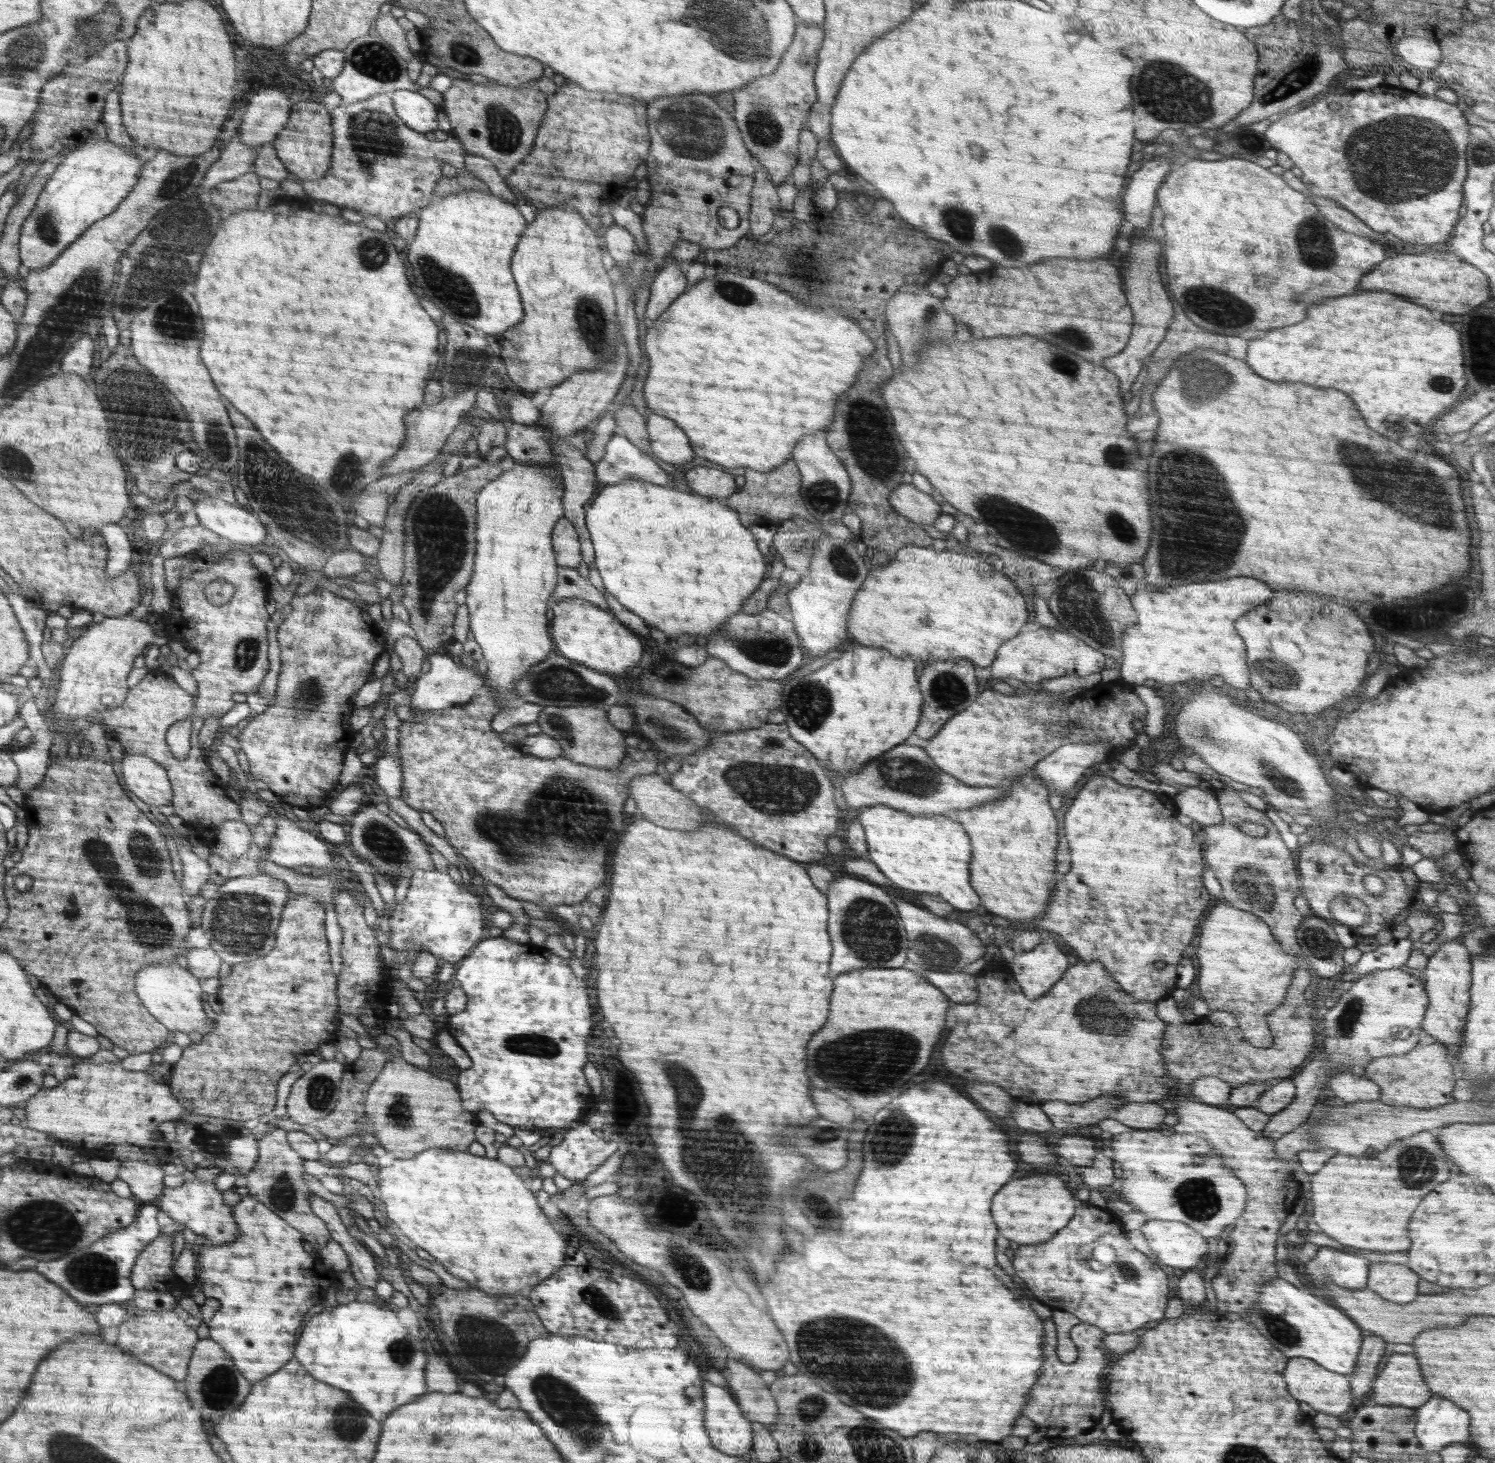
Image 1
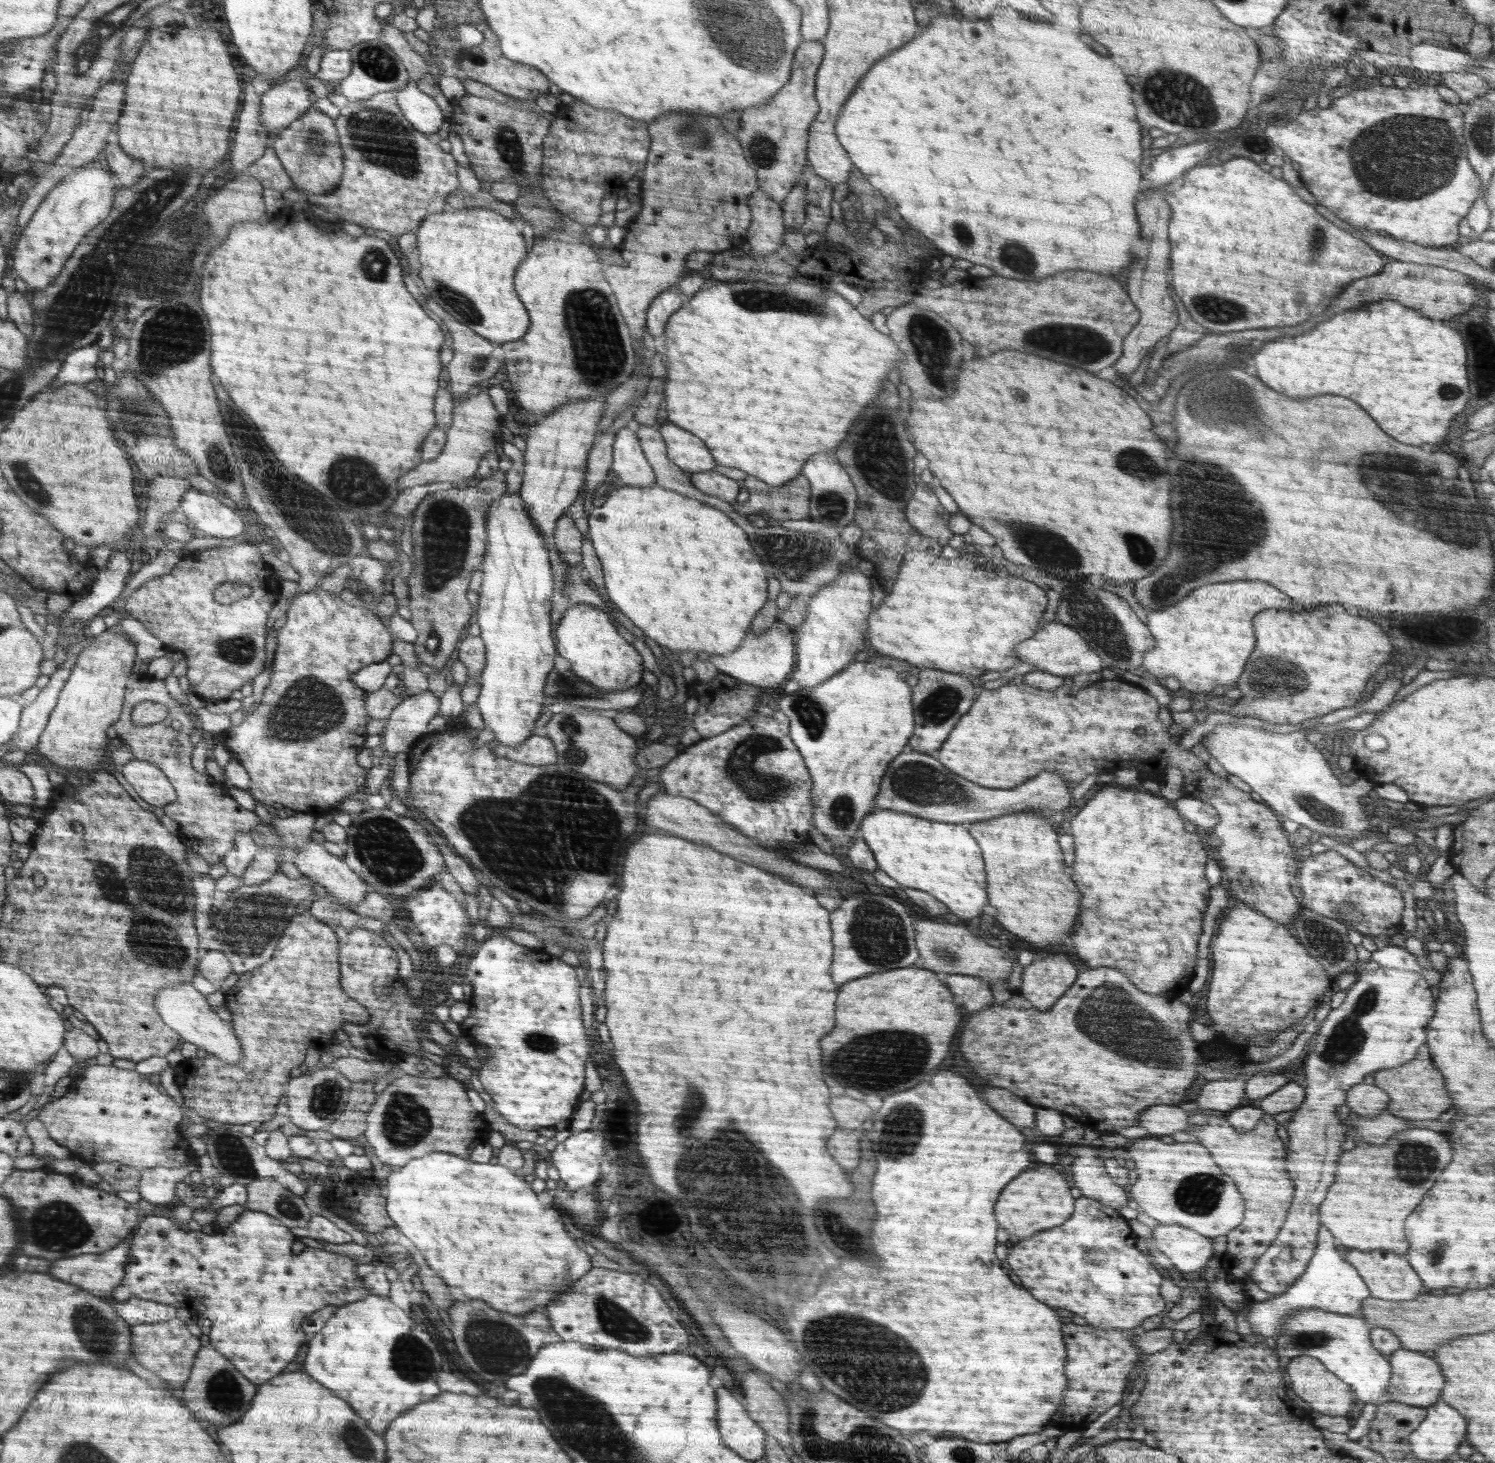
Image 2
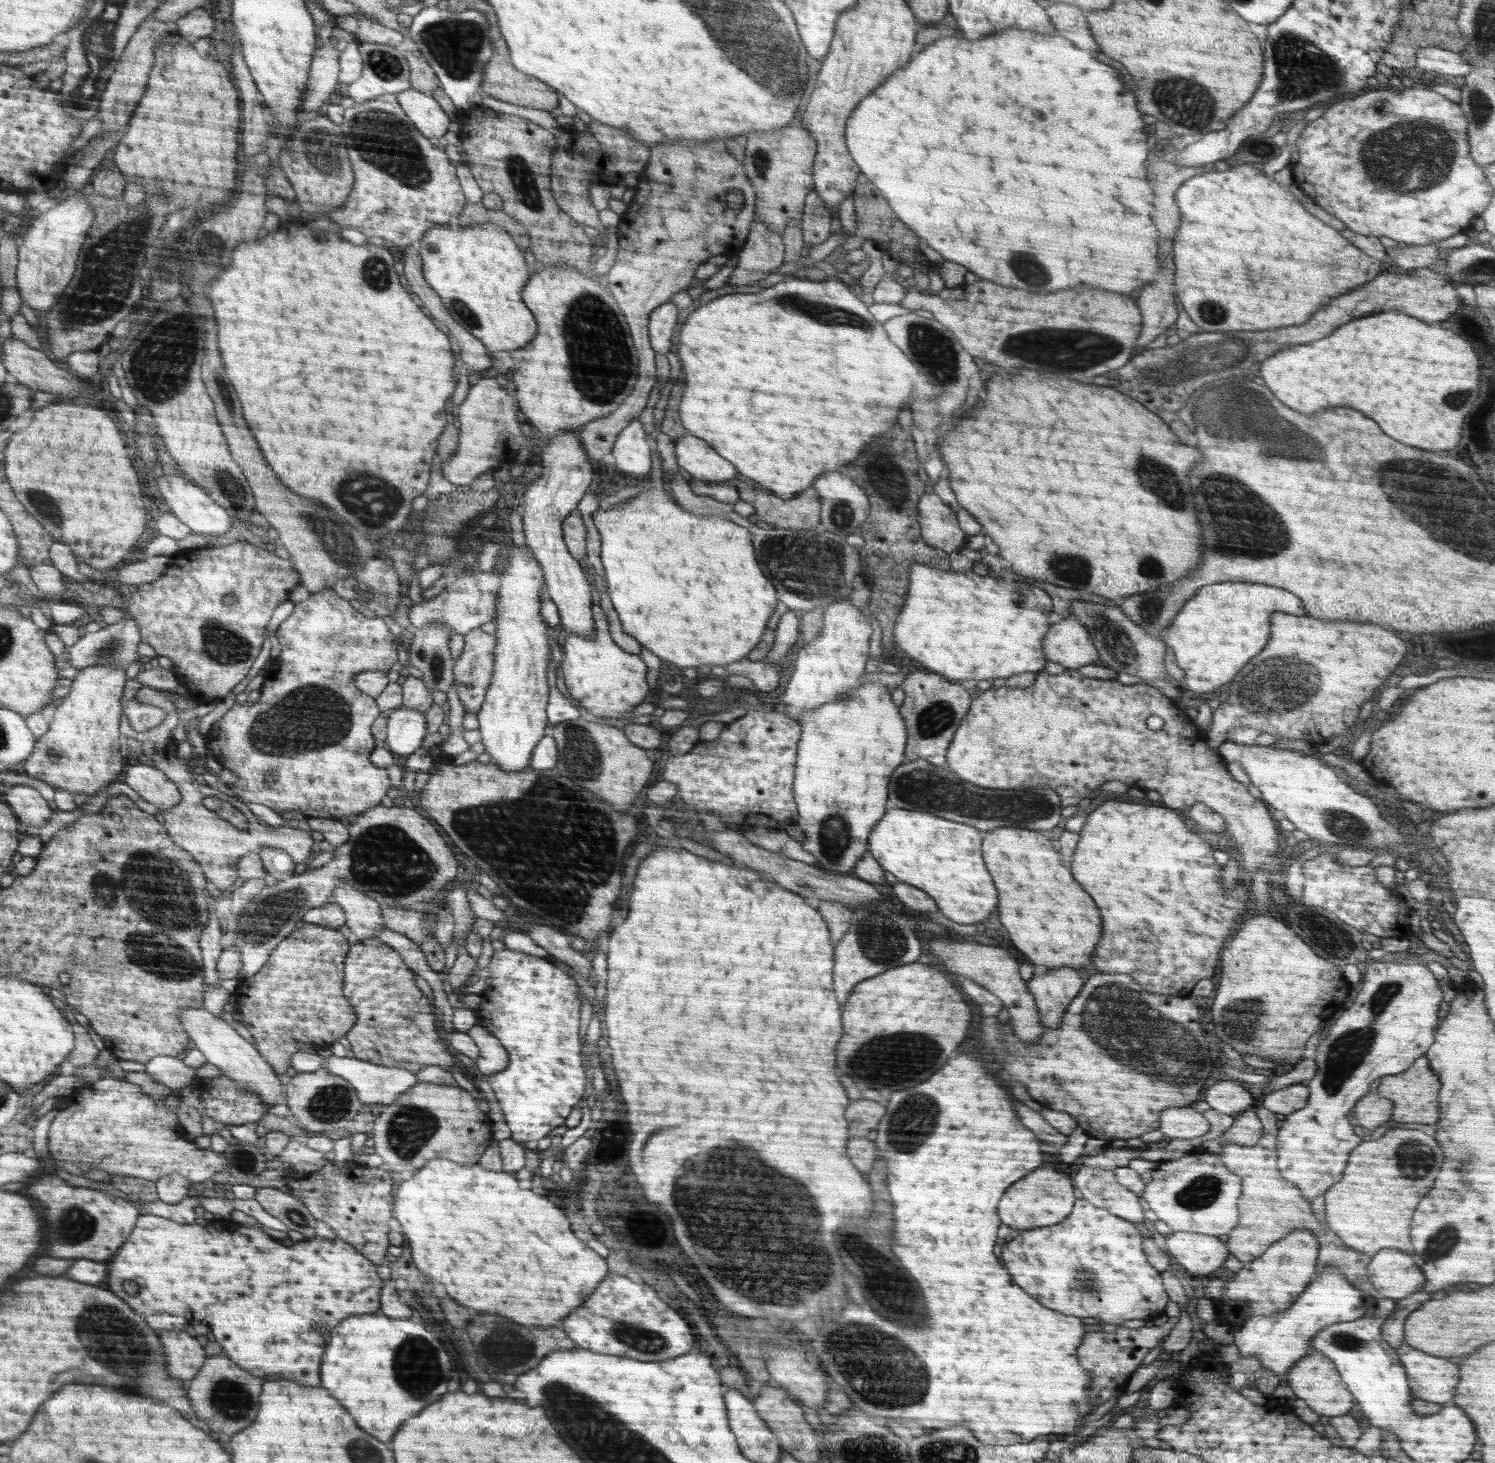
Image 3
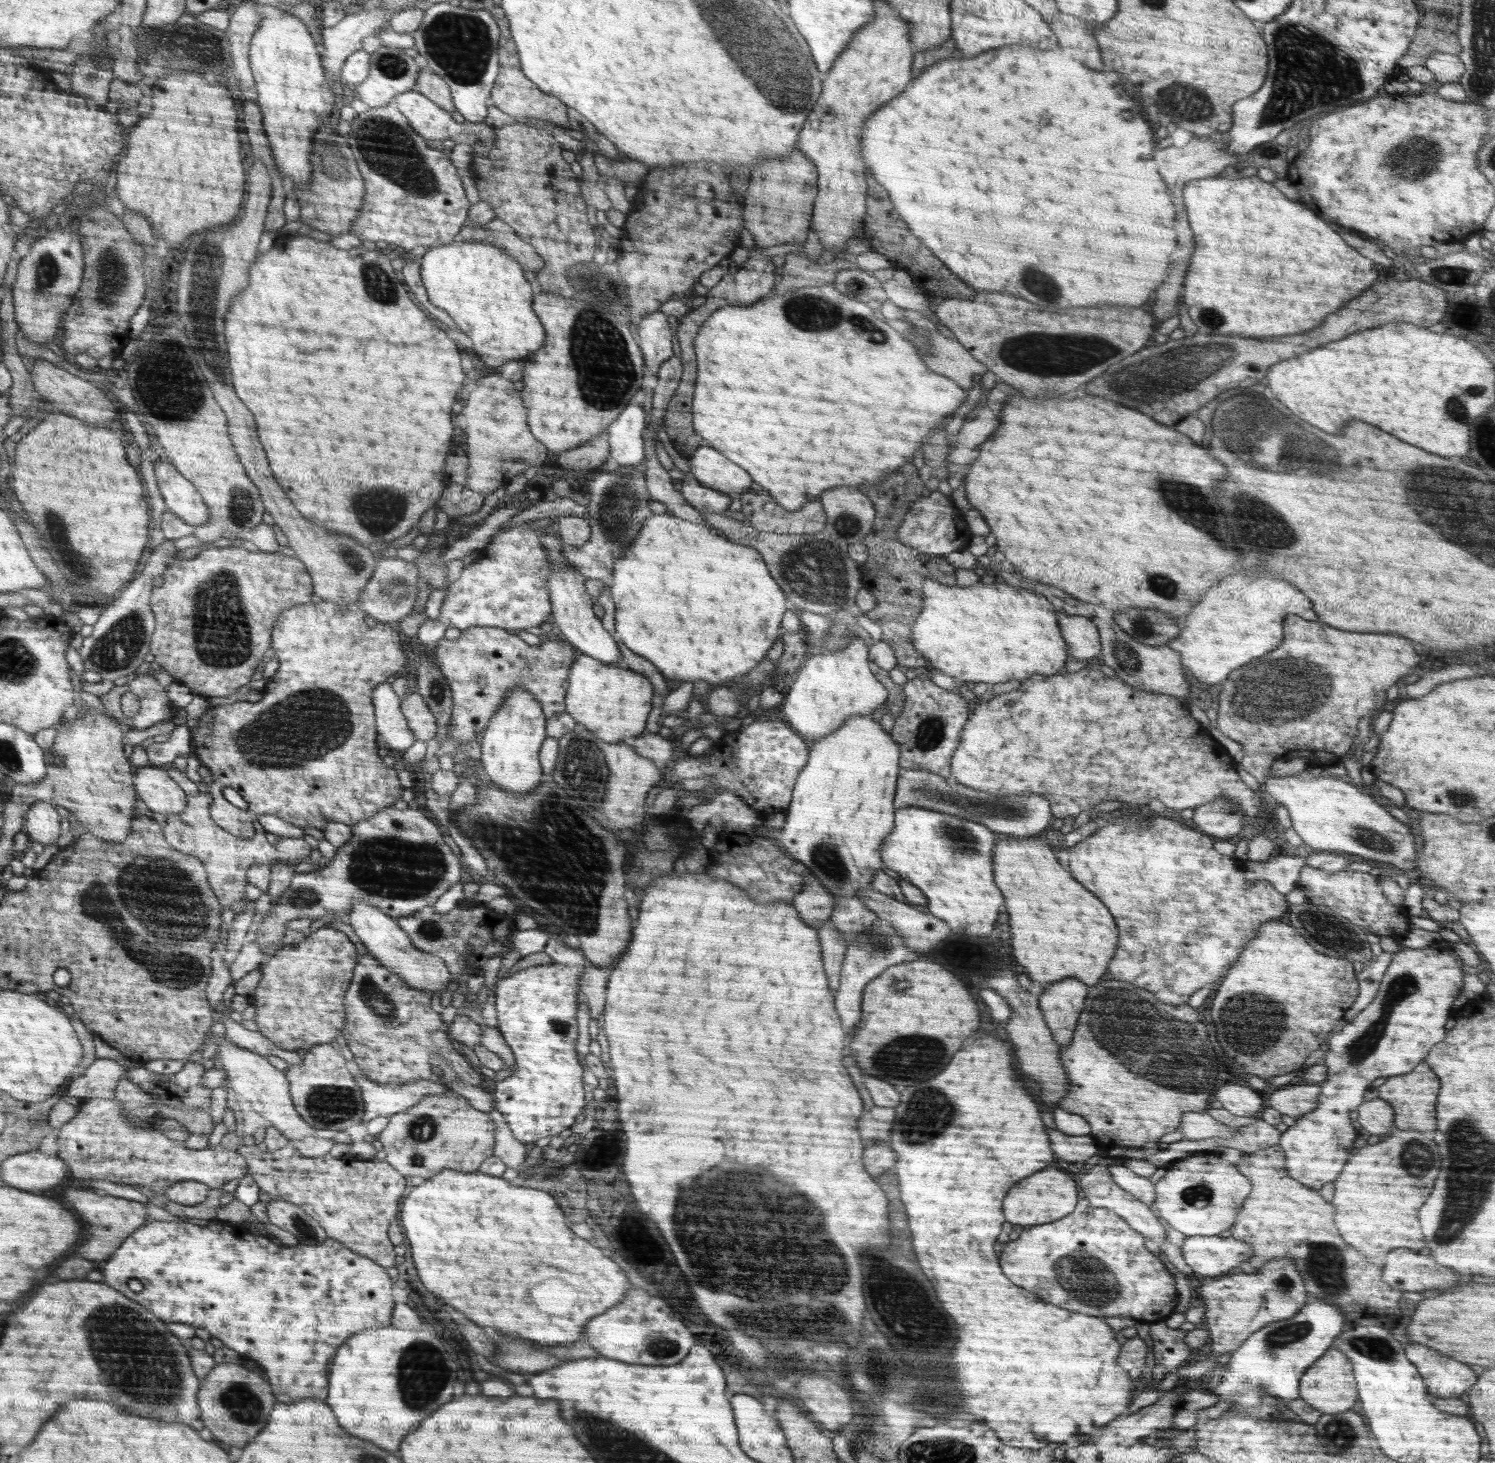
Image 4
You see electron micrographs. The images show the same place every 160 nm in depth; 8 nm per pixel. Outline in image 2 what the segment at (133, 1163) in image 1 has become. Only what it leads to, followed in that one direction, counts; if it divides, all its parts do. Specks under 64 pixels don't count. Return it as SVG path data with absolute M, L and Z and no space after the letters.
M154 1167L141 1173L138 1192L142 1199L156 1204L168 1204L177 1201L175 1188L190 1174L186 1168Z

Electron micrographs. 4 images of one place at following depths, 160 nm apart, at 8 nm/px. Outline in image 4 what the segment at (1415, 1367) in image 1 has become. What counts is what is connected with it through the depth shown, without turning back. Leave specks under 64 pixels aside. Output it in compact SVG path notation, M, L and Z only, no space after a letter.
M1420 1343L1408 1345L1404 1354L1422 1375L1431 1398L1458 1398L1470 1390L1479 1377L1470 1366Z

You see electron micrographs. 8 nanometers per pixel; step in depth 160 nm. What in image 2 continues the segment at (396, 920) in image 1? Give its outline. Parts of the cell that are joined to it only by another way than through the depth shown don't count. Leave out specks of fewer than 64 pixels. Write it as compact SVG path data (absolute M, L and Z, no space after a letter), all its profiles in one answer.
M440 882L434 883L434 886L426 887L426 889L421 889L412 897L404 899L404 907L406 915L419 930L428 947L434 946L436 948L440 944L450 944L457 953L464 950L466 938L470 934L471 921L466 910L451 893L442 888Z

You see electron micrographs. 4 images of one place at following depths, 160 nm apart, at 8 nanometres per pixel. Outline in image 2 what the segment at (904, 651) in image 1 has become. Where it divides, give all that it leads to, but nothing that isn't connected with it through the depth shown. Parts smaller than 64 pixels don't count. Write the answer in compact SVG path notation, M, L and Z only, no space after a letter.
M914 550L903 557L891 592L886 593L879 608L868 615L868 646L881 655L907 661L920 669L964 674L976 681L987 672L1003 673L1020 664L1012 644L1018 646L1019 642L1034 637L1039 630L1038 620L1046 610L1046 602L1046 593L1036 584L1016 576L998 576L991 566L978 565L974 555L962 553L959 557L948 559Z

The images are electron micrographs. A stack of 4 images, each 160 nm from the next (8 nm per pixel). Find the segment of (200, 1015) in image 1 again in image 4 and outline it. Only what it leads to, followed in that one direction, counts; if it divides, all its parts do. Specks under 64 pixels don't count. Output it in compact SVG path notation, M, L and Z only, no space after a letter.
M211 1035L209 1044L217 1040L219 1045L215 1058L218 1058L228 1072L228 1078L232 1082L232 1090L238 1092L240 1096L244 1096L256 1112L264 1114L262 1118L266 1118L270 1122L270 1126L281 1131L290 1142L294 1141L292 1147L304 1157L315 1158L329 1154L335 1142L319 1138L318 1127L310 1126L310 1123L307 1123L298 1114L296 1104L292 1100L292 1093L289 1091L288 1076L285 1071L276 1069L268 1062L266 1056L236 1042L230 1042L228 1038L217 1039L215 1035Z

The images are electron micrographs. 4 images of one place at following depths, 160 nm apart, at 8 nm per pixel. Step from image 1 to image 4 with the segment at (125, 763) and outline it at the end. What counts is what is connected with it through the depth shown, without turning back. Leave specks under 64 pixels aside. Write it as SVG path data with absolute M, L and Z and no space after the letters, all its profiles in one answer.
M148 764L146 767L140 767L134 778L134 786L137 787L140 800L143 800L151 811L160 812L164 816L185 811L186 794L166 774L166 768Z

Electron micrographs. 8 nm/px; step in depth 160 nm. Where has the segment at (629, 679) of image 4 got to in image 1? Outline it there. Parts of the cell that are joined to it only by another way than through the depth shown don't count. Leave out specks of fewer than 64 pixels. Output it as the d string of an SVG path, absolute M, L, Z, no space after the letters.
M564 598L560 601L555 600L553 621L553 638L554 645L558 648L556 652L569 658L570 660L590 668L599 673L608 674L624 674L626 670L634 668L640 664L642 659L642 644L638 640L636 634L630 632L630 628L626 624L622 624L613 612L606 613L605 608L600 608L597 604L588 603L582 598Z

